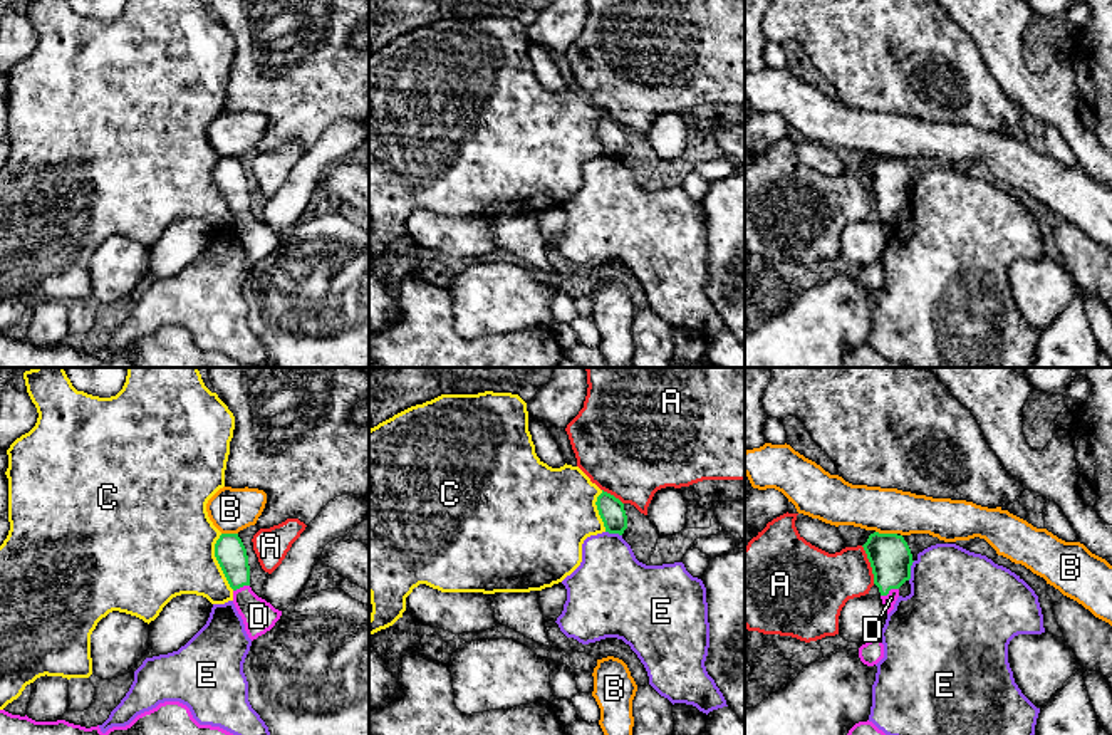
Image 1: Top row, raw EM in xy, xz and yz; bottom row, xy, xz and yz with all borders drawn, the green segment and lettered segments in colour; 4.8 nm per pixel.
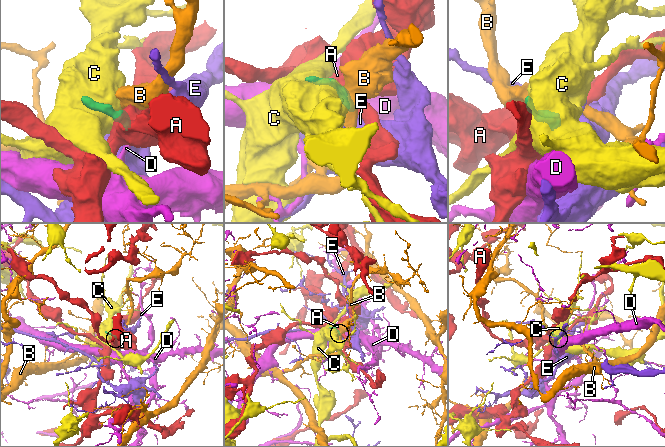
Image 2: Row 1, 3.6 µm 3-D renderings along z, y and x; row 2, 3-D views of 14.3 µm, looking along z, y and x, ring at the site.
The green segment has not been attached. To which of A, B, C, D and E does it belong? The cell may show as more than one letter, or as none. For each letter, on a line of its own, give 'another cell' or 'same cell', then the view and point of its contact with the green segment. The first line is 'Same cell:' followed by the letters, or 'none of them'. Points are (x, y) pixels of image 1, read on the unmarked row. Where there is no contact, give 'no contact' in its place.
Same cell: D
A: another cell; contact yz (871, 188)
B: another cell; contact yz (886, 158)
C: another cell; contact xy (218, 187)
D: same cell; contact yz (889, 213)
E: another cell; contact yz (909, 195)

